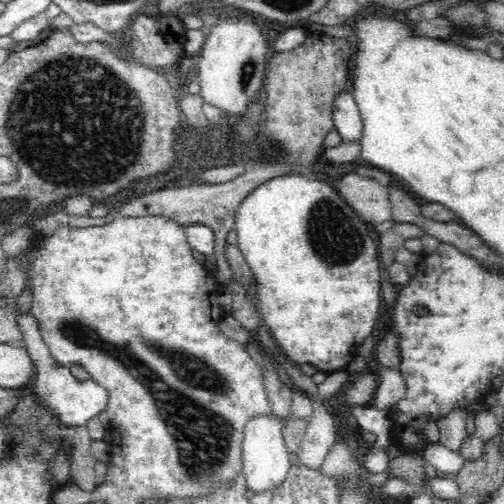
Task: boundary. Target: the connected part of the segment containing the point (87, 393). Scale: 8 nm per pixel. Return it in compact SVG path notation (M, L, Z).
M2 298L2 301L4 301L6 308L15 315L20 327L19 330L22 332L22 344L29 351L36 379L36 390L33 390L35 396L41 400L41 404L45 408L50 408L52 403L53 410L60 411L61 418L70 424L70 427L85 427L91 418L97 417L100 412L105 410L109 401L109 392L106 392L106 389L101 384L97 384L91 376L87 375L84 379L80 379L80 377L76 377L74 372L60 367L60 363L50 355L50 349L44 342L38 324L32 317L31 312L17 314L17 304L15 304L17 300L15 298Z

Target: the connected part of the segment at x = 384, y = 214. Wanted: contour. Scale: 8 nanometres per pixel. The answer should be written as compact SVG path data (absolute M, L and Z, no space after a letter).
M351 172L342 177L336 188L362 220L377 225L393 218L388 187L379 182Z

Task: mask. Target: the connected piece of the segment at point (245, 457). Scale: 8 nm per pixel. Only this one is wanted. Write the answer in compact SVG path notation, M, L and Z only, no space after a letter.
M273 410L248 417L241 448L241 469L245 474L247 486L253 490L255 496L260 496L265 490L275 487L289 470L291 457L282 440L284 425L285 420Z

